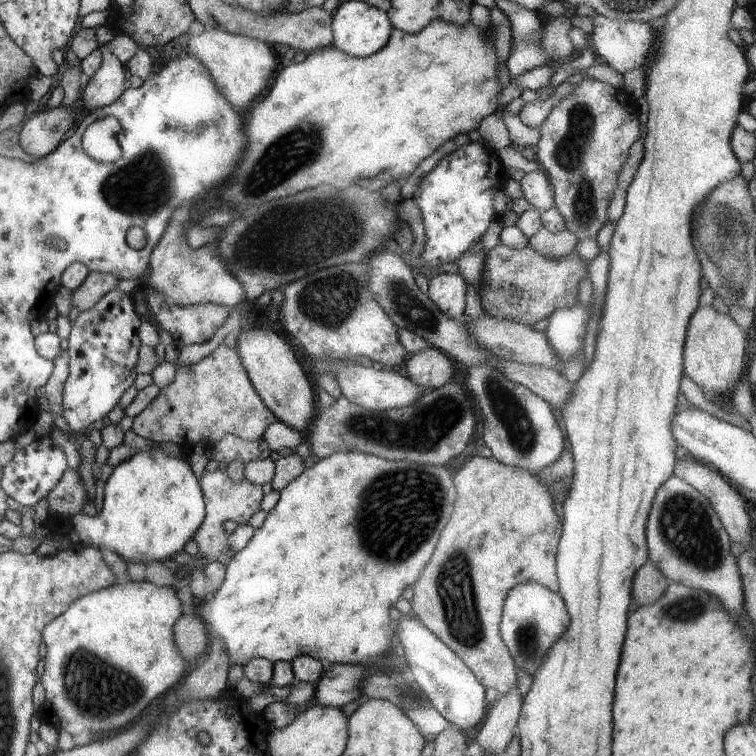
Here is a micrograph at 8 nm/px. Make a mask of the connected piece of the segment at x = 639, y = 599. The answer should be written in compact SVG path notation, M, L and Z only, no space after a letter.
M648 559L636 571L631 596L638 604L654 604L672 582L664 573Z

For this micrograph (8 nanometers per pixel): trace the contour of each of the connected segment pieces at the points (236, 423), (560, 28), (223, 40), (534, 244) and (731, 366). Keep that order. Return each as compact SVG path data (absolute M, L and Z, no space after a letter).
M222 344L197 364L180 366L174 381L160 389L158 396L133 418L132 430L146 440L178 444L188 460L196 444L212 447L226 435L245 441L262 439L264 431L276 421L252 384L238 352Z
M556 17L545 26L543 32L543 49L554 60L568 60L574 54L574 45L568 35L572 27L570 18Z
M214 27L204 29L202 34L186 34L181 41L183 52L195 56L204 64L228 102L237 110L246 108L266 88L268 78L274 72L274 56L270 46L261 40Z
M542 227L529 239L529 247L546 255L548 259L562 258L575 252L579 240L568 229L559 233L551 233Z
M713 306L698 307L689 320L687 328L685 345L683 346L683 374L688 376L708 397L714 400L716 400L714 398L716 395L731 394L745 376L746 336L747 332L738 326L730 315L720 314Z

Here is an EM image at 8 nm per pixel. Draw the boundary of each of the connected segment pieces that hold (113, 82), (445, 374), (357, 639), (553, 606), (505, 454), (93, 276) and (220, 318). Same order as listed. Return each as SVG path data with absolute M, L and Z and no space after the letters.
M104 53L98 72L81 91L84 110L105 107L118 100L126 90L126 72L125 64L116 55Z
M429 346L412 355L406 364L406 372L408 378L425 391L450 383L454 366L452 358L442 349Z
M358 451L335 452L326 458L315 459L313 466L305 468L298 478L281 490L280 498L266 515L264 524L255 529L250 542L232 556L226 566L225 579L218 592L197 602L197 611L199 617L205 622L208 636L210 638L219 636L219 639L223 640L231 666L236 663L244 666L254 657L268 659L273 664L278 660L291 662L298 655L308 655L330 663L360 664L376 661L381 663L381 656L389 651L391 638L394 637L394 606L402 598L402 592L420 578L422 569L436 548L442 528L446 528L452 516L454 494L456 494L453 475L453 471L447 466L420 466L420 464L388 460Z
M520 583L507 594L500 621L500 632L504 644L512 655L517 672L524 670L533 677L542 660L546 660L551 646L567 631L570 624L564 599L538 583Z
M488 359L467 367L463 383L482 412L482 440L485 442L486 454L502 464L527 470L530 474L544 470L561 457L562 451L566 449L564 432L550 405L535 392L510 380L494 361Z
M92 271L86 280L73 290L72 304L78 310L86 311L91 309L107 292L117 288L120 281L112 273L99 273Z
M146 287L147 308L152 312L152 316L156 318L156 322L161 328L166 330L173 338L174 344L182 348L189 344L201 343L209 340L214 332L223 325L223 322L230 316L230 307L228 305L219 305L216 303L206 303L205 305L188 305L179 307L170 303L167 298L158 291L150 287Z

